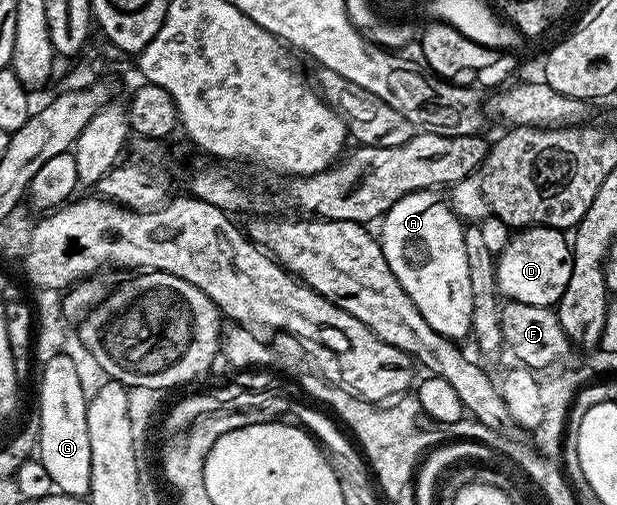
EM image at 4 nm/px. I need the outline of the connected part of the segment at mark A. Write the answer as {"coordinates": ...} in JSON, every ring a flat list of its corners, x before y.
{"coordinates":[[439,189,419,190,402,196,384,213,378,241,390,264,390,272,414,300,427,324,442,336,461,340,472,334,474,293,470,290,466,258,465,223,452,210,452,203]]}

